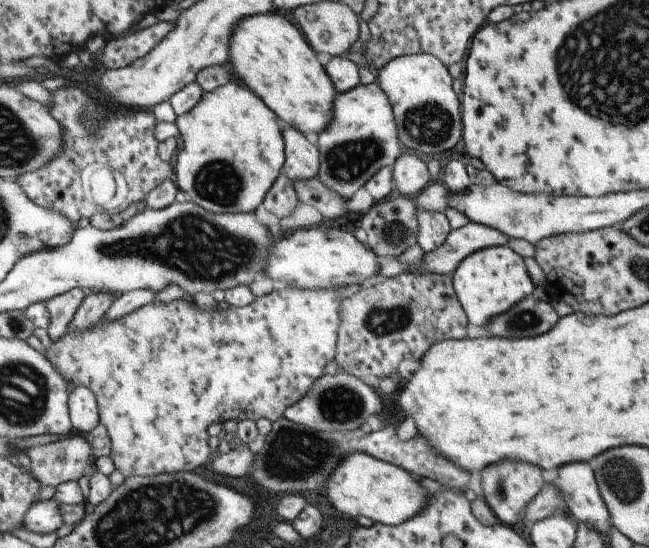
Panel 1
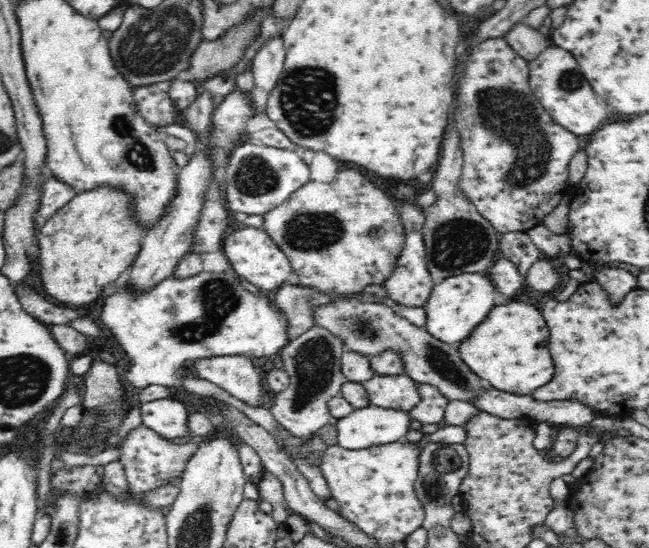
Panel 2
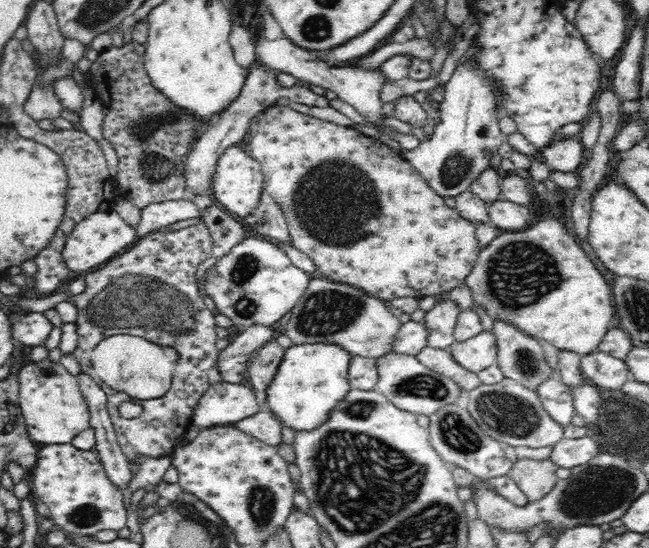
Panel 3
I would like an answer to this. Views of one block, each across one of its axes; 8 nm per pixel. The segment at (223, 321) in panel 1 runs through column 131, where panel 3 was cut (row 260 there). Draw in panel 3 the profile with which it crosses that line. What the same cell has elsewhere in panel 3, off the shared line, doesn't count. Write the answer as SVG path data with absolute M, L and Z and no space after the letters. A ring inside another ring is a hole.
M272 104L258 115L258 121L252 126L249 136L251 138L252 156L260 162L262 172L264 173L265 183L263 191L266 191L282 209L282 215L286 219L293 246L300 252L310 256L314 261L314 264L317 266L317 277L346 283L356 288L361 288L376 298L391 301L395 298L407 296L415 297L419 300L425 296L439 297L440 295L446 295L449 291L464 283L465 278L471 273L481 251L475 235L476 227L460 217L455 208L448 207L444 198L440 198L430 188L430 185L426 183L426 179L422 178L422 175L399 152L388 148L388 146L374 138L373 135L364 135L352 128L352 126L342 126L314 118L308 114L298 112L288 107L288 105L279 106Z

